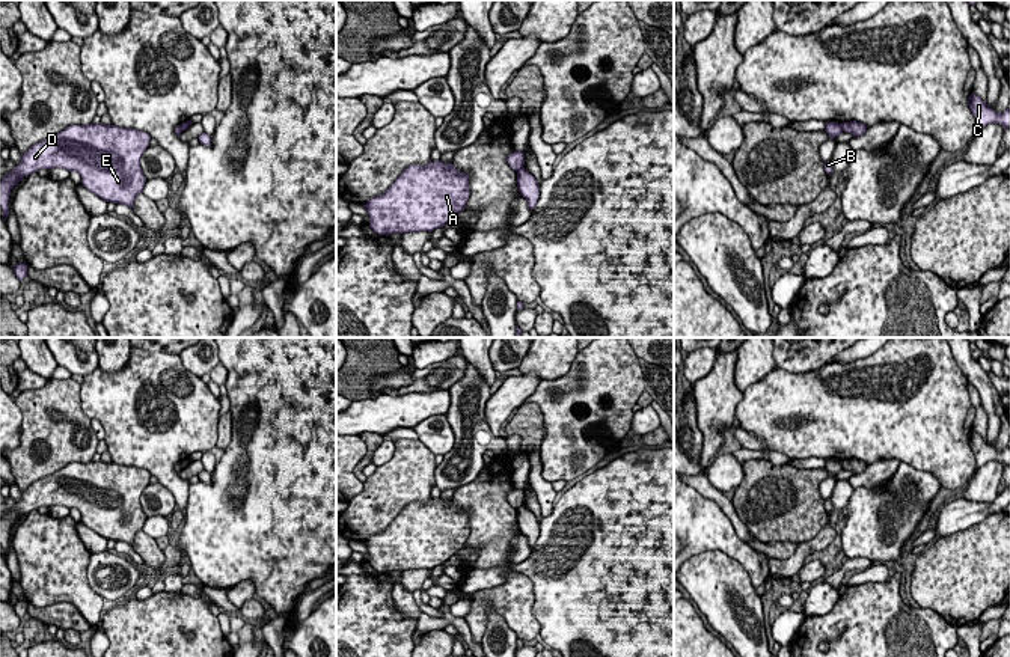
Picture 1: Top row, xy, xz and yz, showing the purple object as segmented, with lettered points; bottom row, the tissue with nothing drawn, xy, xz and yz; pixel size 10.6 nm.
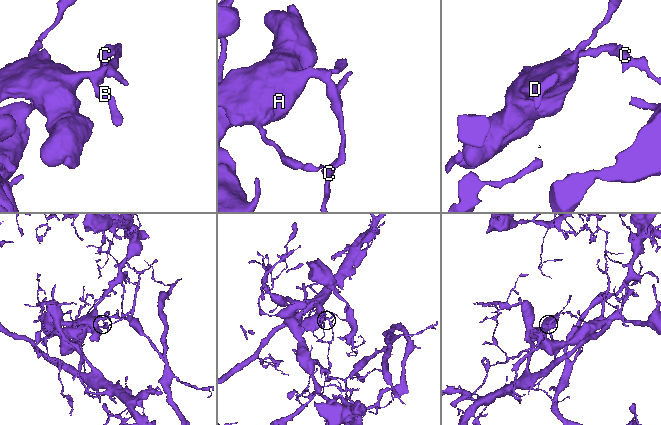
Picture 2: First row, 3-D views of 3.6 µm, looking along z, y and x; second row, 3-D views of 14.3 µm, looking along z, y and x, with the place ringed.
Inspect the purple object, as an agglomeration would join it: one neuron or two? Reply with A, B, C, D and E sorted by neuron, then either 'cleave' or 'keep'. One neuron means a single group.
groups A B D E / C; cleave

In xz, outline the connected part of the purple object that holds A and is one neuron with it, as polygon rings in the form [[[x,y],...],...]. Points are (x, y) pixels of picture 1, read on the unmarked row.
[[[440,497],[406,505],[395,520],[363,544],[375,571],[433,570],[457,555],[469,538],[469,512]]]

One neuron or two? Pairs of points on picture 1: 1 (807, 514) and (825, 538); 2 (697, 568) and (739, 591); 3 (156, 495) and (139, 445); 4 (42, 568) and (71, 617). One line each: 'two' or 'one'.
1: two
2: one
3: two
4: two

